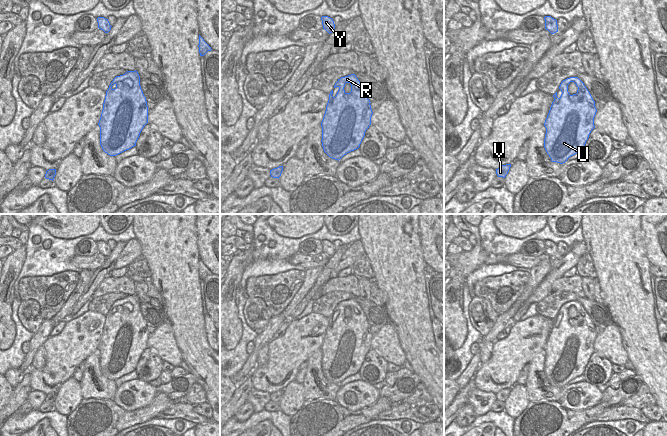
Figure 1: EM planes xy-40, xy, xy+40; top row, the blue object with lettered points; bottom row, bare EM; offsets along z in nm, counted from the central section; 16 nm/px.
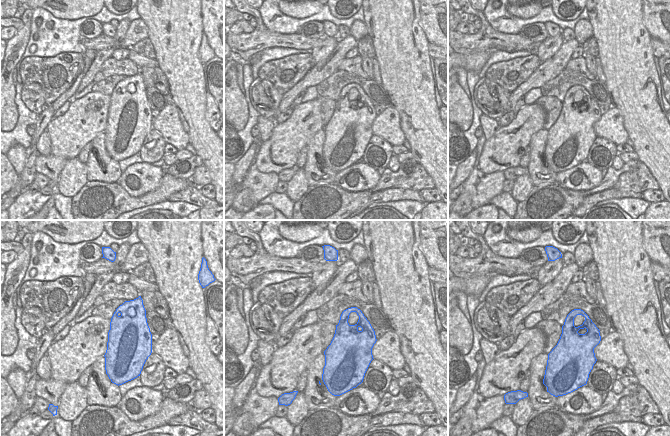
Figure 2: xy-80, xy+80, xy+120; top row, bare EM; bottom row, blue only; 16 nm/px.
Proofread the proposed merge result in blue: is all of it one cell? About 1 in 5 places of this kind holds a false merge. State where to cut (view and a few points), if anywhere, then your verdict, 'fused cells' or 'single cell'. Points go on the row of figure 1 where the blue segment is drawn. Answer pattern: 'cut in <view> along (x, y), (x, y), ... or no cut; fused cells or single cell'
no cut; single cell

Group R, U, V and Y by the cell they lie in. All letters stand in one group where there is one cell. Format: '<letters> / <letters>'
R U V Y

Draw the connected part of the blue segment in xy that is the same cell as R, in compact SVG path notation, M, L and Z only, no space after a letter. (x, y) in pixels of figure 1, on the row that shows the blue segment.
M355 74L338 79L334 85L334 88L336 87L339 90L335 97L332 96L333 90L330 92L326 111L321 122L321 142L324 152L330 158L339 161L344 155L360 147L365 132L371 125L373 112L366 91Z

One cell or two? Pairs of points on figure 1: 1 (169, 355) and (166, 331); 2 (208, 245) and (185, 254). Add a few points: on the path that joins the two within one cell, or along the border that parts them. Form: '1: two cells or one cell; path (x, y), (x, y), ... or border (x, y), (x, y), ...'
1: one cell; path (167, 349), (166, 337)
2: two cells; border (195, 226), (197, 251), (200, 258)

